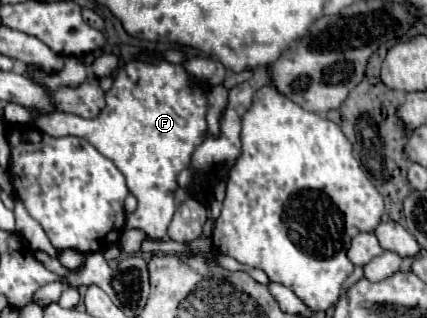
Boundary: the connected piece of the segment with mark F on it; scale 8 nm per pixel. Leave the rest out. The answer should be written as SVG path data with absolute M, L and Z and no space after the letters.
M130 60L118 70L114 86L106 92L106 108L94 120L52 112L38 116L32 126L52 136L72 134L92 142L124 174L130 192L138 198L136 212L126 216L126 228L140 228L150 238L162 240L176 210L176 176L188 168L194 148L208 130L206 92L180 64Z

